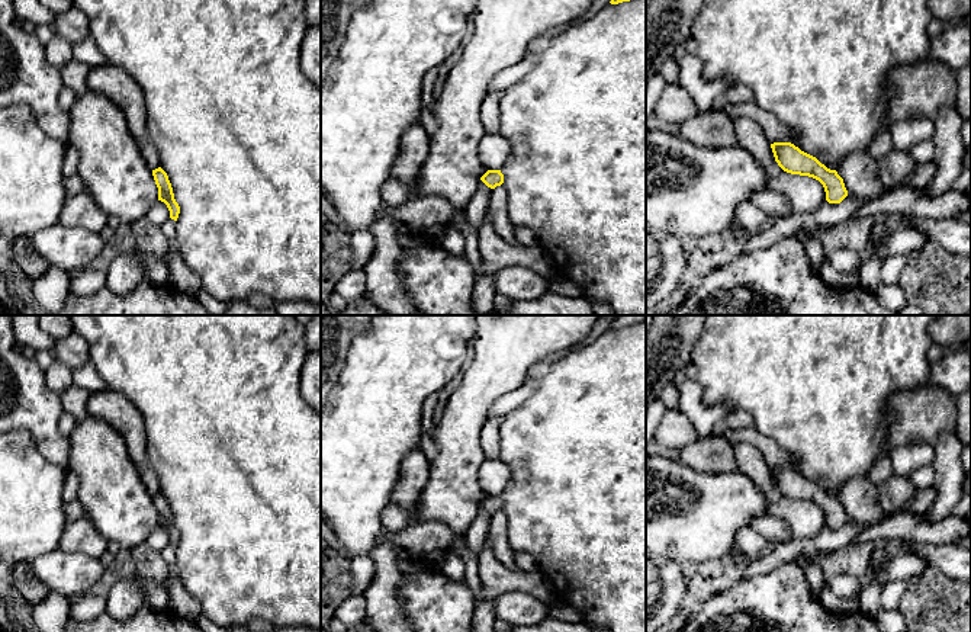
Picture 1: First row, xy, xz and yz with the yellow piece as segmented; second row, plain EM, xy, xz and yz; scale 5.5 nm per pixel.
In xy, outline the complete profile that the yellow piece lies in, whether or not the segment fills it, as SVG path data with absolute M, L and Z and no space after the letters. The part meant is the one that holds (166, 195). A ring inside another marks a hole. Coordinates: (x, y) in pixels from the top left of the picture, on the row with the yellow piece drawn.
M158 167L152 170L152 176L158 187L158 200L167 205L170 211L170 218L177 221L179 214L180 214L180 206L174 199L173 187L171 187L167 173L161 167Z

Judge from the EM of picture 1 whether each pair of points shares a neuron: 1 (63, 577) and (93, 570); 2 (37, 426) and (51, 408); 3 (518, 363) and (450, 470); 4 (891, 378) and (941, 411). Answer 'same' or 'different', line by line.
1: same
2: same
3: same
4: different

